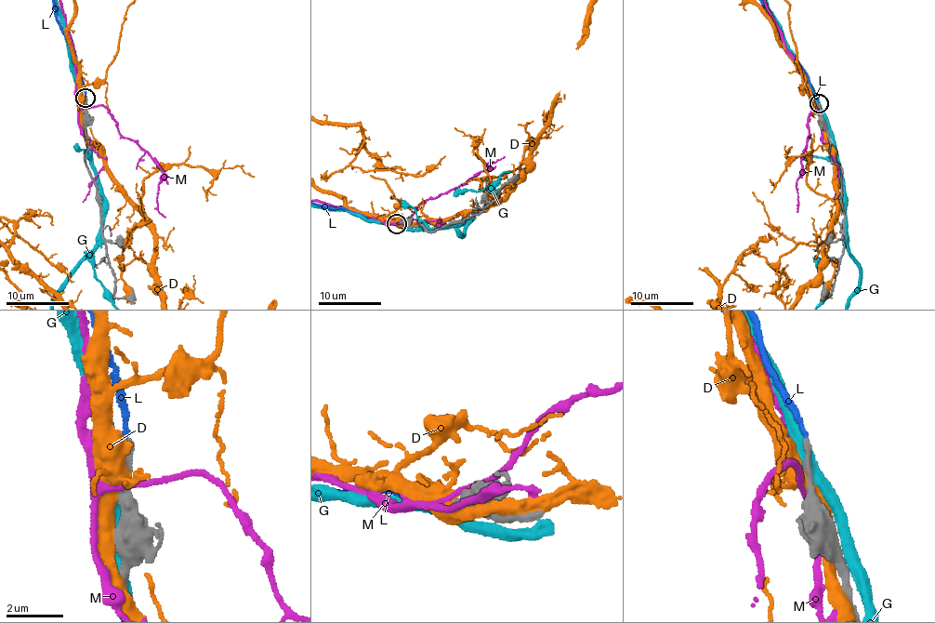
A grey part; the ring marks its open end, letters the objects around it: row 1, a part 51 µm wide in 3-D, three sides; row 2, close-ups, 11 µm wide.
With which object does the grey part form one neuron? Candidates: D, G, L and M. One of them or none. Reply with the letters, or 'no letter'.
L

